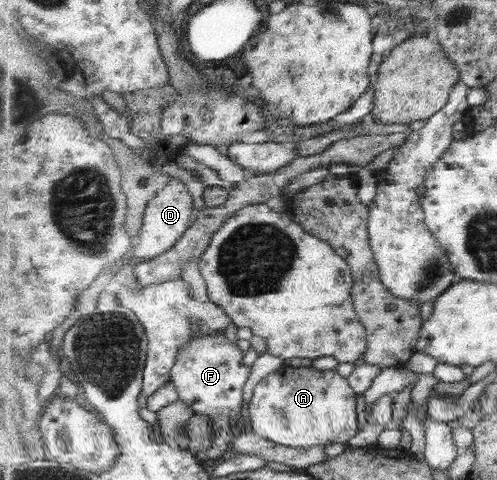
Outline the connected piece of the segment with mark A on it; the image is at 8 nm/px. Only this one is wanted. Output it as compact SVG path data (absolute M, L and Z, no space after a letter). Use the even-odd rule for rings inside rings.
M284 365L279 371L268 375L255 390L249 405L249 419L254 433L279 445L292 448L310 448L316 445L335 445L348 441L358 434L359 394L351 387L348 378L341 377L337 370L317 370L309 367Z

